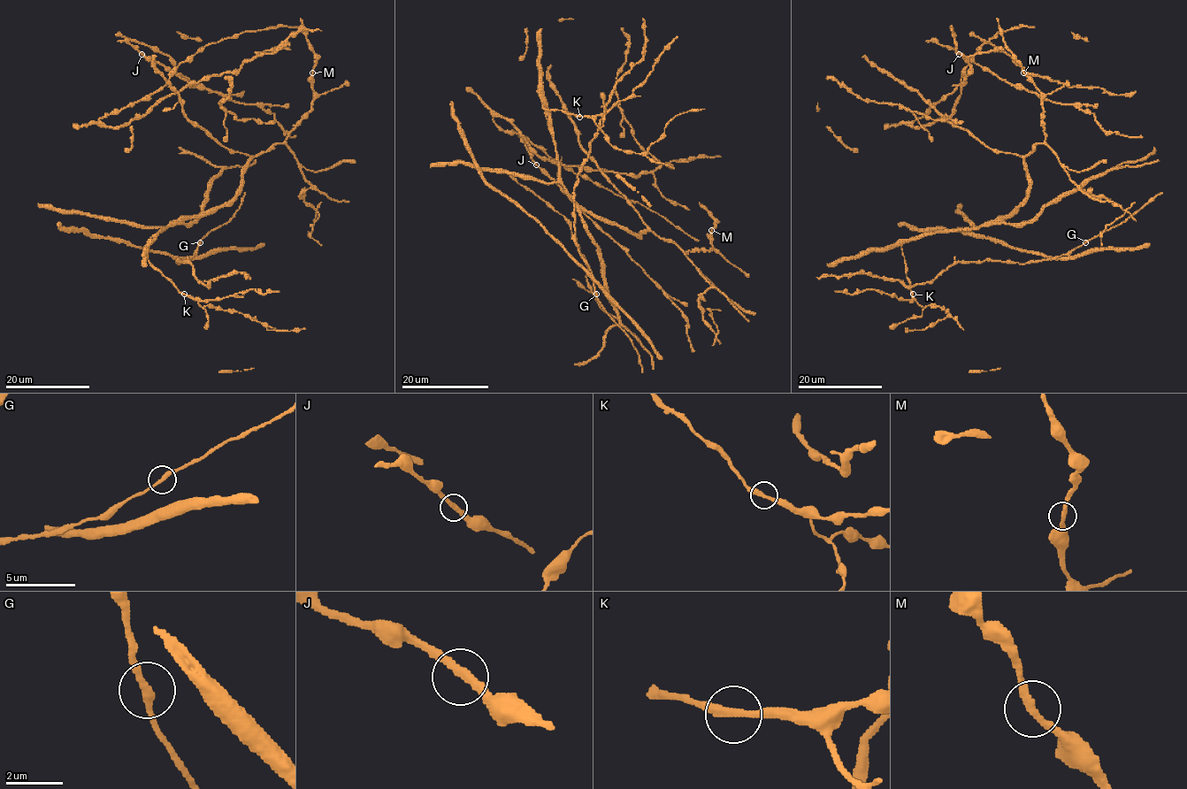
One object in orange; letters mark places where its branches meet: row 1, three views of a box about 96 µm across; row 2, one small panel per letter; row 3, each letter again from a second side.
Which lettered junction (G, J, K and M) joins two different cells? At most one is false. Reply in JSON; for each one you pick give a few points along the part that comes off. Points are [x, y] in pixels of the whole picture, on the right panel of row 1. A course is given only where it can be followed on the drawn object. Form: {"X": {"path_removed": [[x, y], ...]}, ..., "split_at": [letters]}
{"split_at": []}

